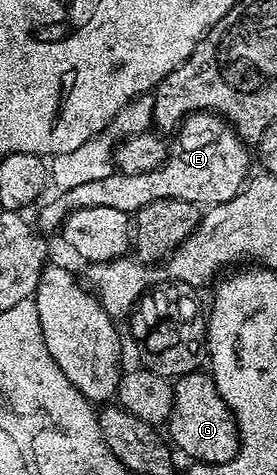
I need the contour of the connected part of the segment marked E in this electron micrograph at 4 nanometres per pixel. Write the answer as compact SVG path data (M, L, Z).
M202 110L198 114L187 115L175 131L168 147L168 159L152 170L141 170L139 174L113 172L100 180L87 181L77 187L57 193L53 202L48 202L40 210L39 229L59 231L64 225L64 217L78 208L118 208L118 212L135 215L146 204L154 200L186 200L201 207L209 208L230 201L250 178L248 172L249 147L225 118Z

